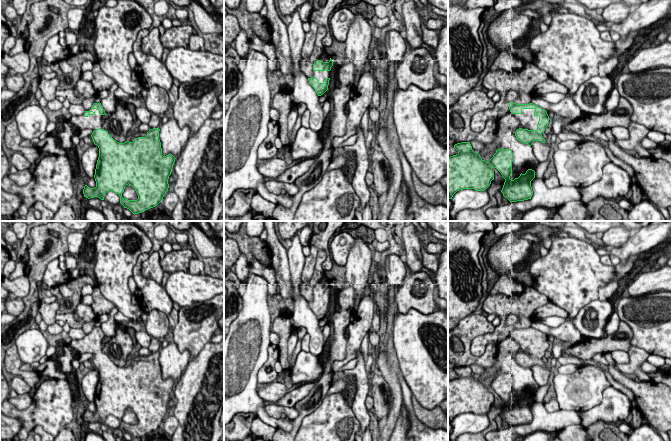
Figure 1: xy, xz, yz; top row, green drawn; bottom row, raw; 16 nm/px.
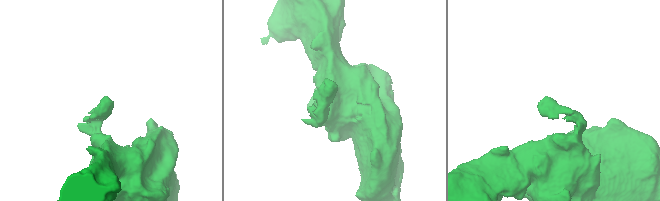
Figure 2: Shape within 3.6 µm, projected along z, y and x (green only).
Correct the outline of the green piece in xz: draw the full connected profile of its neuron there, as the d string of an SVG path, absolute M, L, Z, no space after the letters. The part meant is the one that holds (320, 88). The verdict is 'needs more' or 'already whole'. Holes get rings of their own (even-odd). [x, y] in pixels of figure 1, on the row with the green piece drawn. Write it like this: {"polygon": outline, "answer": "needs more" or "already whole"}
{"polygon": "M331 58L329 62L317 60L313 64L313 76L308 78L308 80L318 96L323 95L328 90L330 70L332 66L333 61Z", "answer": "needs more"}

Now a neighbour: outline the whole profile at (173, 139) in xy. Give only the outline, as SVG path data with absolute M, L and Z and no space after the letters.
M170 116L168 122L161 124L159 129L162 155L172 154L175 158L178 157L191 135L190 128L180 128L177 121Z

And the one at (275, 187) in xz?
M275 180L265 182L266 189L273 194L279 195L283 189L289 195L295 195L298 193L299 189L294 183L283 183Z

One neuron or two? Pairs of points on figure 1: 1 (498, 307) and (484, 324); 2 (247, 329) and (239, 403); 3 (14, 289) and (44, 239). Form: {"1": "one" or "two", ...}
{"1": "two", "2": "one", "3": "two"}

